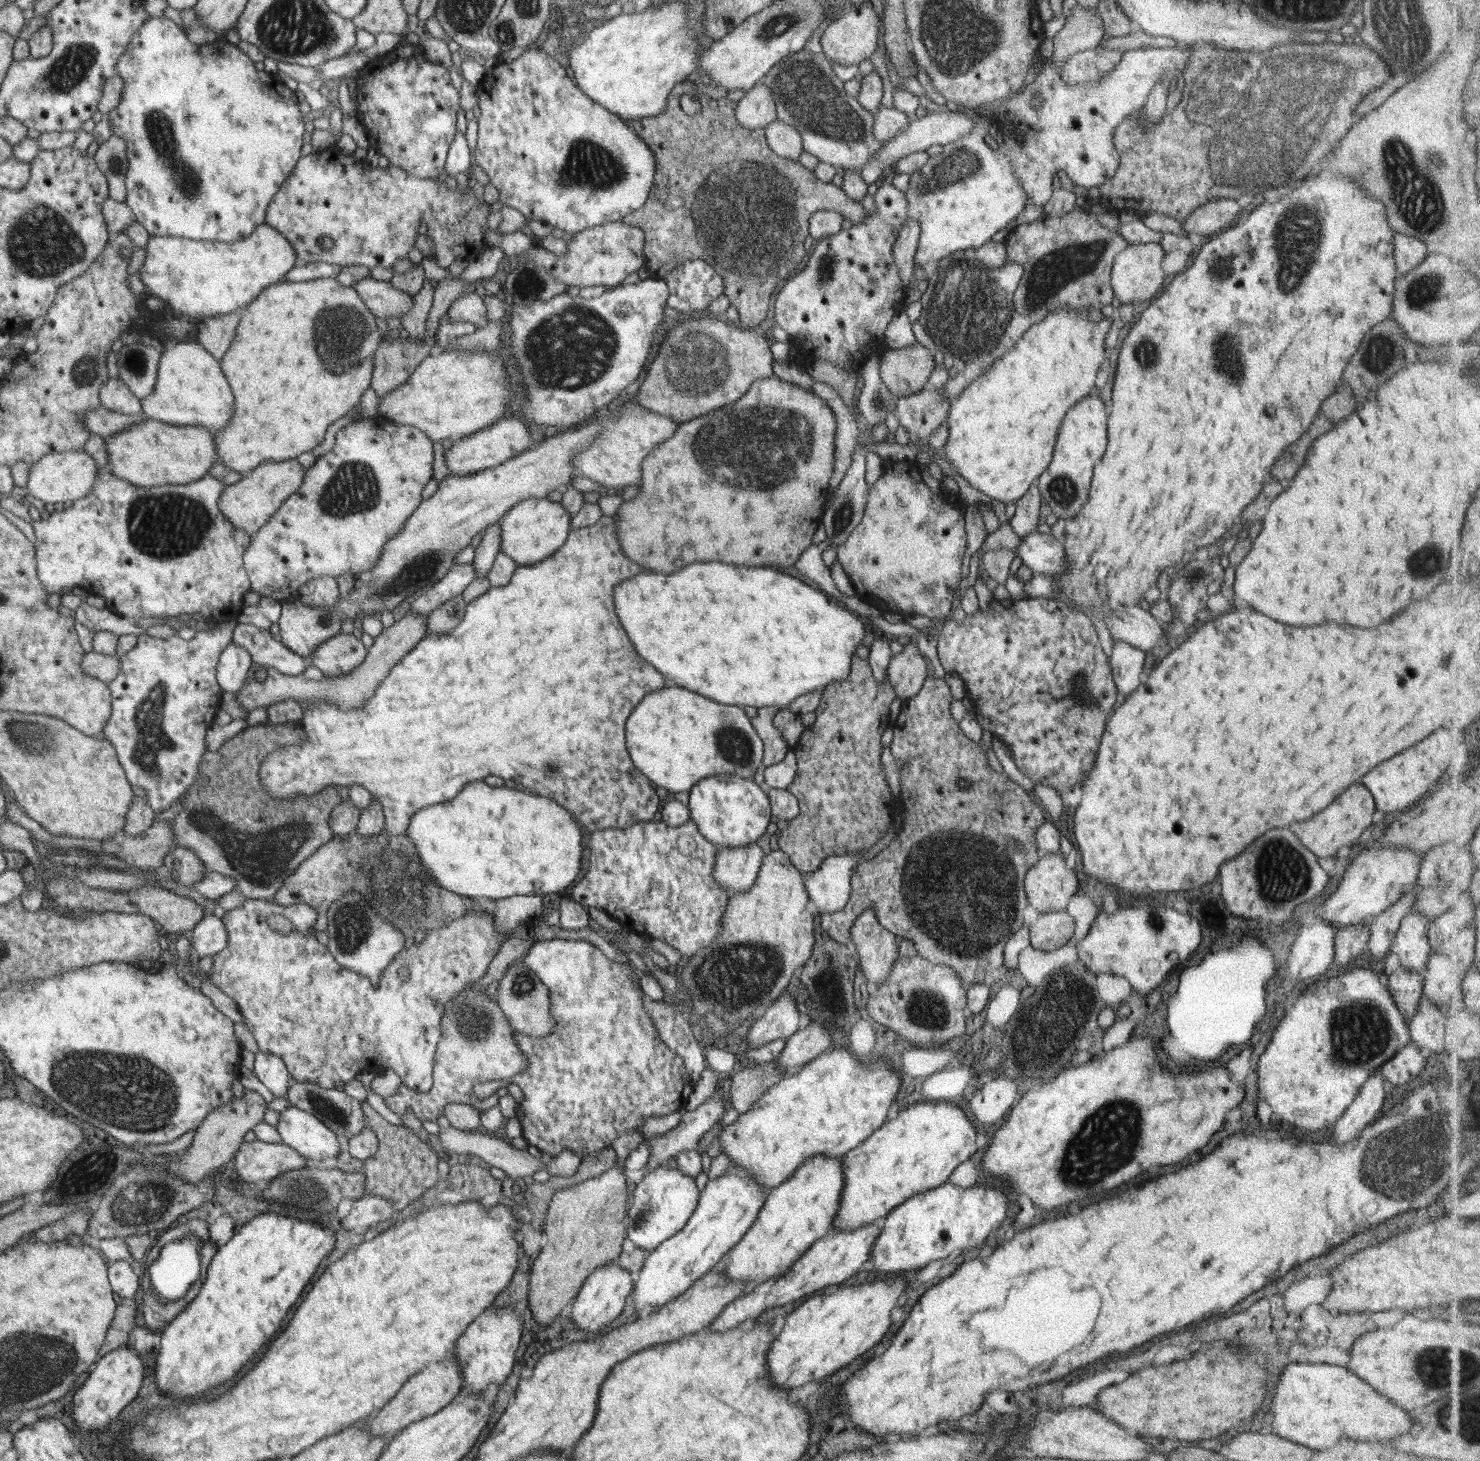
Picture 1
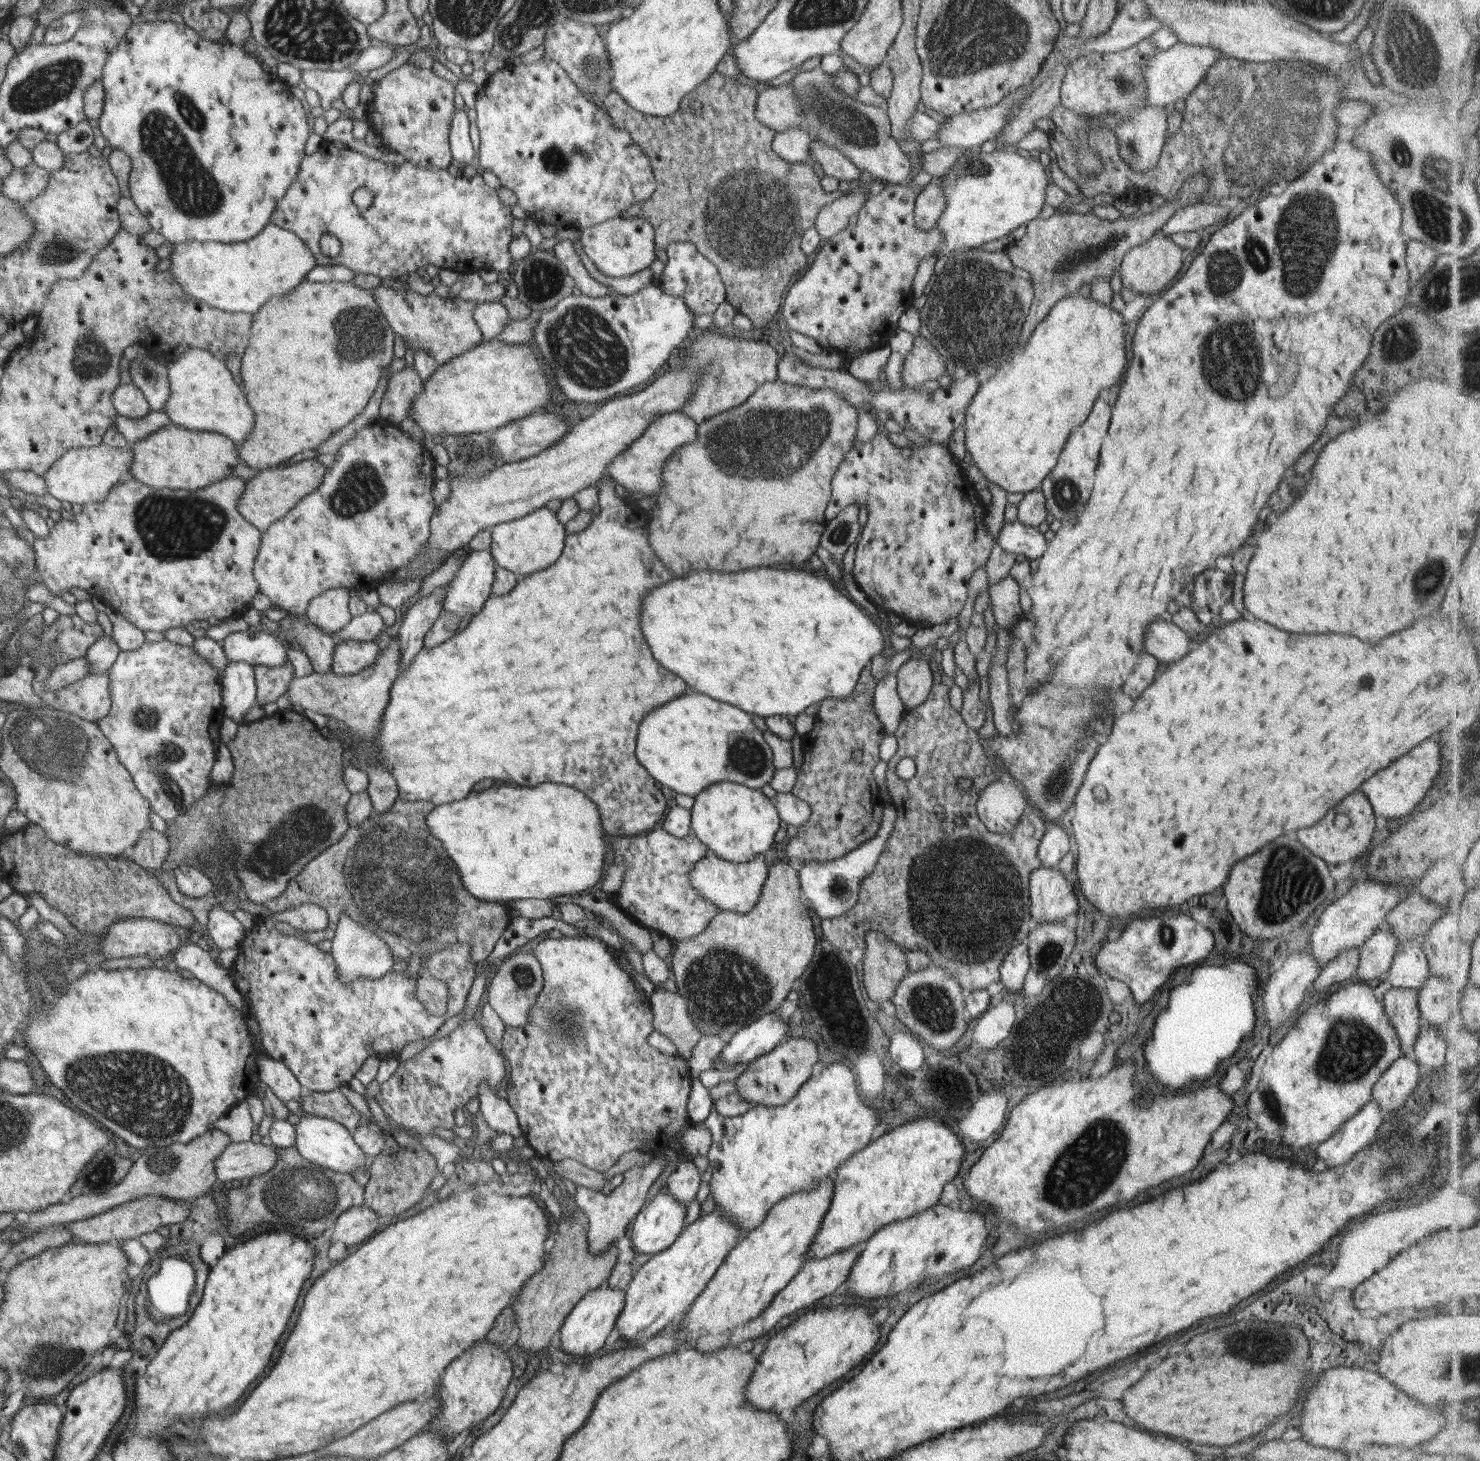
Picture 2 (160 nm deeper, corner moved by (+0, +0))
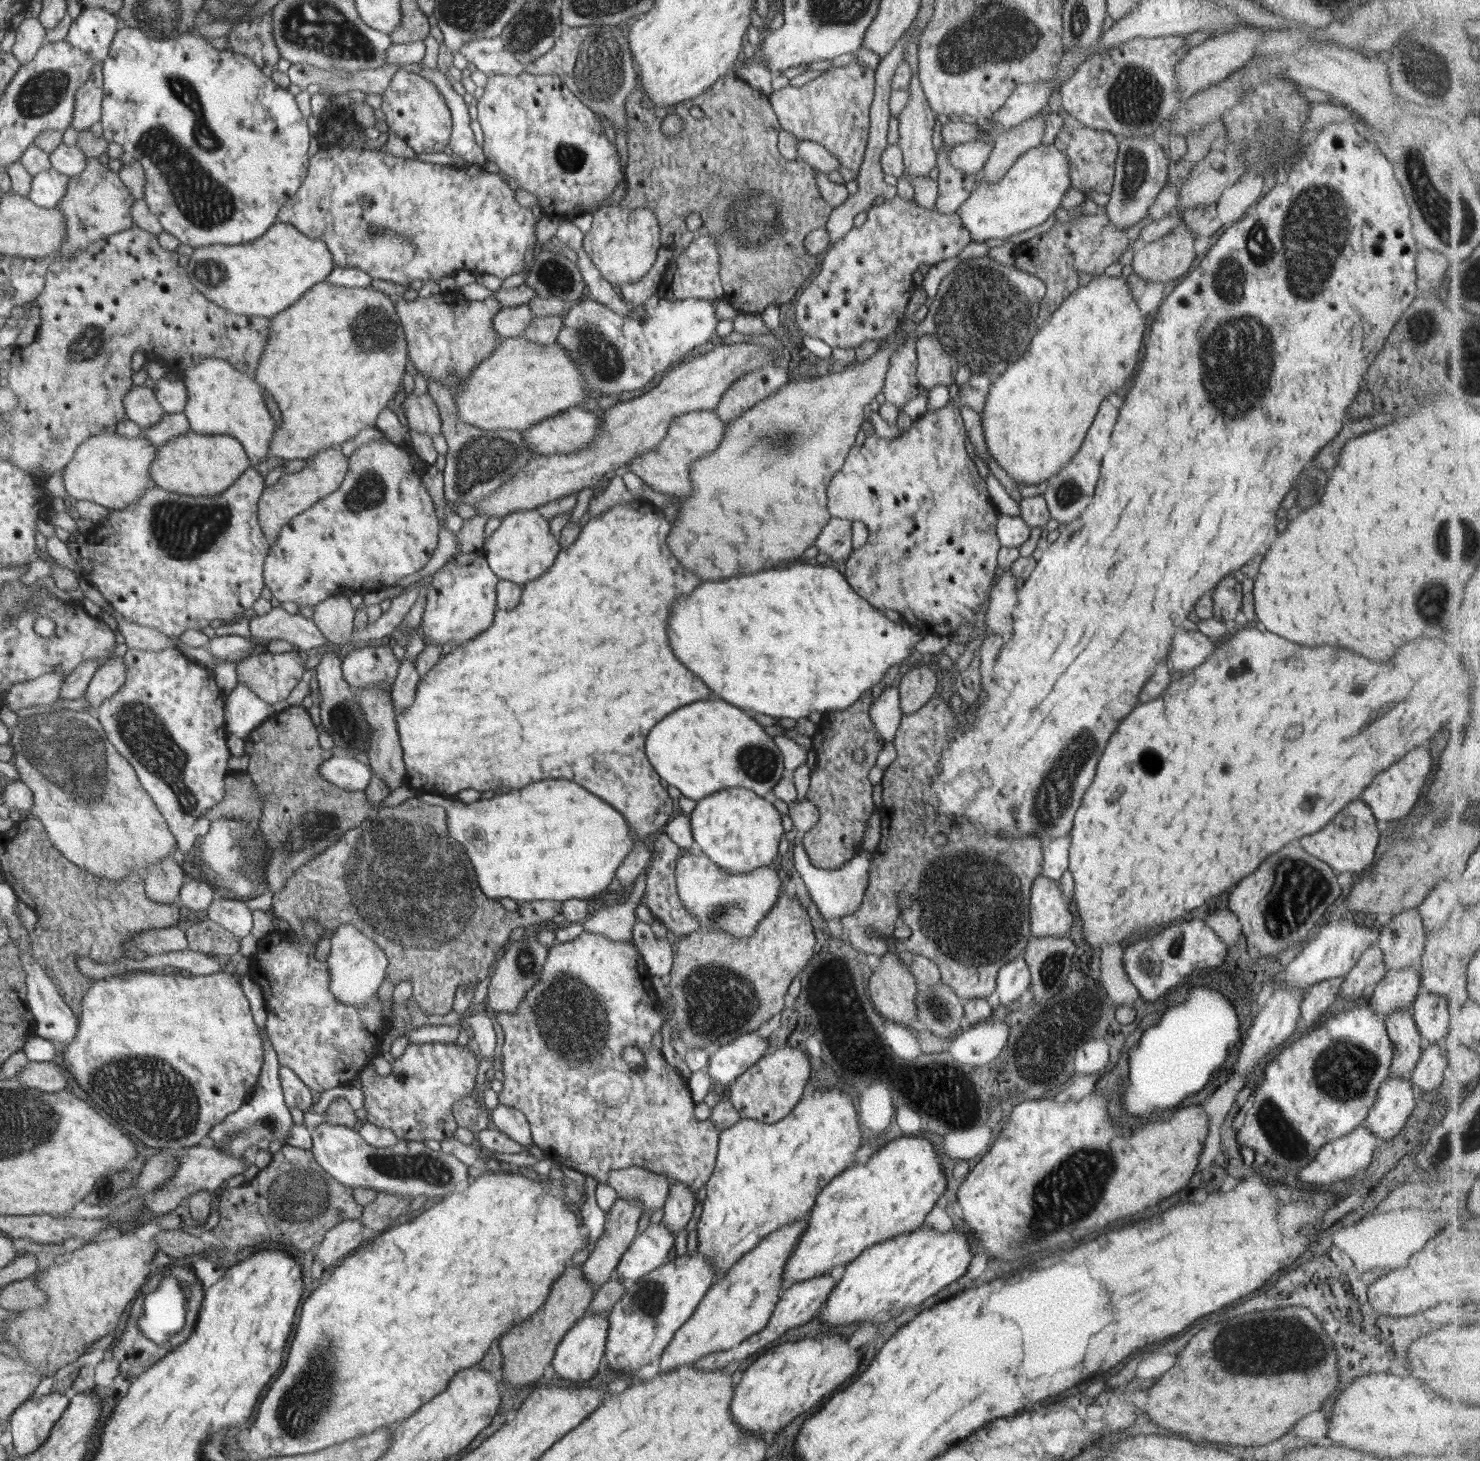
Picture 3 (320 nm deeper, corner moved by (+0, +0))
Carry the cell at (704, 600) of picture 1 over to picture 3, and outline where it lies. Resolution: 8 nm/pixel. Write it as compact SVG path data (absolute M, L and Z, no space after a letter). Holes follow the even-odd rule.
M805 564L793 565L791 567L778 570L768 569L768 572L758 572L754 576L740 576L740 578L728 578L724 582L704 582L700 584L690 596L684 596L676 602L672 608L672 614L668 618L668 638L674 654L684 662L696 676L702 678L702 682L718 694L720 699L728 702L732 706L742 708L742 710L756 710L756 712L773 716L774 718L794 718L799 720L806 718L812 712L822 714L832 710L844 710L852 706L859 700L862 694L867 690L872 690L878 682L882 682L885 671L892 666L896 666L904 660L908 660L914 652L917 642L925 637L925 632L906 621L894 622L887 618L883 612L870 604L865 598L862 598L838 570L828 564L819 564L817 566Z

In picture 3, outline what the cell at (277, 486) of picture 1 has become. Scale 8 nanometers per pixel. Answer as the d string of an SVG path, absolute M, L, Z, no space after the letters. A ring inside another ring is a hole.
M332 446L316 453L301 471L284 473L274 485L263 490L257 513L259 525L269 540L276 541L283 527L287 526L292 518L311 509L321 498L338 490L348 472L349 458L342 453L341 446Z

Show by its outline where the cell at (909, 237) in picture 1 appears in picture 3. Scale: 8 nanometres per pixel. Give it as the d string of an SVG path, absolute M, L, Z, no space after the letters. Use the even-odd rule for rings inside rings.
M944 144L937 153L939 177L936 214L939 216L956 212L971 195L975 186L974 173L965 173L951 165L949 161L951 147Z

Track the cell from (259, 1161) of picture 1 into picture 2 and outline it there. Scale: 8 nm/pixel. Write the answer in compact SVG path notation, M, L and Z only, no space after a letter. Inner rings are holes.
M234 1142L215 1160L215 1173L222 1182L266 1174L275 1165L277 1147L263 1143Z

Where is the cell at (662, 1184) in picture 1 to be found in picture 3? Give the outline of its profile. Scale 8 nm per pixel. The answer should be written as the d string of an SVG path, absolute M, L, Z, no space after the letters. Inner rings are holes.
M664 1220L658 1224L651 1224L647 1226L646 1231L632 1241L628 1250L622 1255L616 1274L620 1280L634 1280L636 1282L639 1278L656 1271L658 1267L664 1265L673 1255L675 1238L668 1226L664 1225Z

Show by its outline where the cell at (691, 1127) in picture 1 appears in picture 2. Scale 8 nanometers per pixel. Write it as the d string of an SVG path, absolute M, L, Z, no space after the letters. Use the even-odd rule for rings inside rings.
M662 1149L656 1150L653 1153L653 1159L648 1164L635 1166L624 1172L622 1174L622 1183L614 1188L608 1196L584 1185L576 1187L576 1207L580 1207L589 1220L590 1228L587 1231L587 1242L591 1254L600 1254L603 1250L611 1248L619 1238L626 1235L626 1229L630 1226L630 1222L632 1222L632 1219L636 1219L636 1215L640 1213L640 1208L644 1206L644 1202L647 1200L650 1186L656 1182L657 1176L660 1176L665 1168L664 1157L662 1155L657 1157L657 1154L661 1153L661 1151Z

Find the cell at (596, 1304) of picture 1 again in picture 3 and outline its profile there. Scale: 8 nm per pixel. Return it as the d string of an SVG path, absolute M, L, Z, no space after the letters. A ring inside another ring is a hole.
M589 1311L569 1332L564 1336L563 1341L559 1343L556 1349L555 1361L553 1362L556 1376L560 1380L566 1380L570 1384L584 1384L590 1378L594 1378L594 1374L600 1368L602 1356L604 1356L604 1346L606 1344L606 1336L608 1336L610 1322L608 1314L594 1314Z

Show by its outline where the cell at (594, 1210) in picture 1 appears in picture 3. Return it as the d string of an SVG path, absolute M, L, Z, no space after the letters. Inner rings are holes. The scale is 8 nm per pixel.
M574 1266L564 1269L564 1274L553 1284L549 1300L543 1308L533 1314L528 1322L522 1322L512 1330L512 1334L504 1334L500 1342L503 1356L503 1377L506 1379L504 1388L516 1388L518 1384L536 1385L544 1377L544 1368L552 1362L559 1343L564 1336L585 1316L588 1304L591 1304L596 1286L584 1278L584 1272Z

